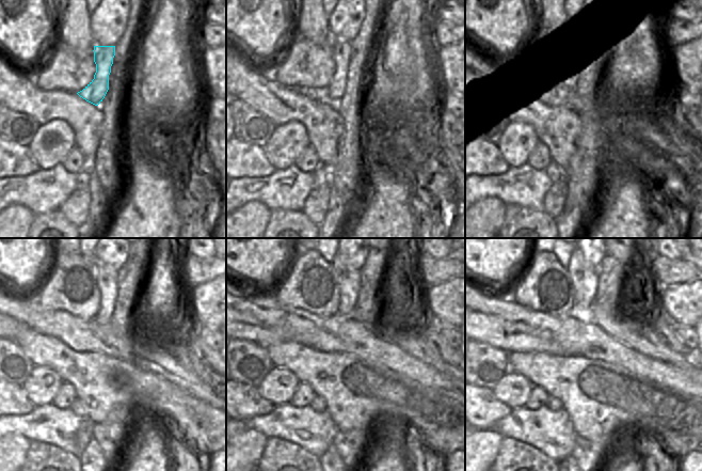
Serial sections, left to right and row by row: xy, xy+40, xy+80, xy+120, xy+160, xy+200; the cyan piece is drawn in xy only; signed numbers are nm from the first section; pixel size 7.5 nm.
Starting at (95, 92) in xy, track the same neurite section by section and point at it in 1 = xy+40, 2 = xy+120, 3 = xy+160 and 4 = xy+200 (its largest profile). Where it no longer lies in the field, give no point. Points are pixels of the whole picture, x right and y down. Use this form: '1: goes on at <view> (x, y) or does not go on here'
1: goes on at xy+40 (341, 50)
2: goes on at xy+120 (106, 276)
3: goes on at xy+160 (348, 279)
4: goes on at xy+200 (584, 276)

